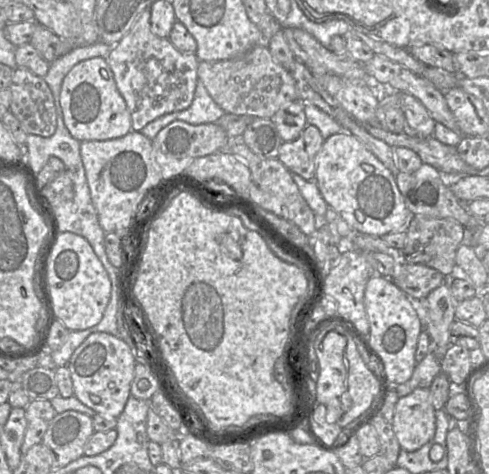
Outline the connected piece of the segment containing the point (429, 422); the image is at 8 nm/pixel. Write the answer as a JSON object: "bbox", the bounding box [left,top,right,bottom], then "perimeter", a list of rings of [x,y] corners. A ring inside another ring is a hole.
{"bbox":[393,388,436,452],"perimeter":[[[418,388],[412,393],[399,398],[394,408],[393,431],[402,450],[413,452],[430,442],[436,430],[436,410],[431,403],[429,388]]]}

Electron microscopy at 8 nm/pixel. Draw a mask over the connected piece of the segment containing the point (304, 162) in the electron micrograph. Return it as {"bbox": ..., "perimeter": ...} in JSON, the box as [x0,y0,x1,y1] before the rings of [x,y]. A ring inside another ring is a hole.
{"bbox":[277,125,324,180],"perimeter":[[[306,125],[300,135],[293,141],[284,142],[277,159],[292,173],[306,180],[314,180],[314,159],[323,144],[324,138],[317,127]]]}

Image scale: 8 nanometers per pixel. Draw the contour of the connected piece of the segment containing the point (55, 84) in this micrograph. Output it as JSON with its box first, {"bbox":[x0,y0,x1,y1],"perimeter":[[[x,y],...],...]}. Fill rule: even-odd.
{"bbox":[43,41,113,123],"perimeter":[[[101,41],[96,42],[89,46],[83,46],[76,49],[71,50],[70,52],[62,55],[54,62],[52,62],[49,66],[49,70],[47,74],[43,77],[45,82],[50,87],[55,101],[57,102],[57,123],[58,123],[58,105],[59,105],[59,95],[62,86],[62,82],[67,73],[78,63],[89,60],[95,57],[106,57],[113,46],[107,45]]]}

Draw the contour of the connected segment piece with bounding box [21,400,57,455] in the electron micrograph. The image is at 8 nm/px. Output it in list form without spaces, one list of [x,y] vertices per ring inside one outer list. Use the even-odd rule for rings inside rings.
[[[31,400],[24,410],[27,426],[21,445],[21,455],[32,446],[41,443],[50,421],[57,414],[49,400]]]

